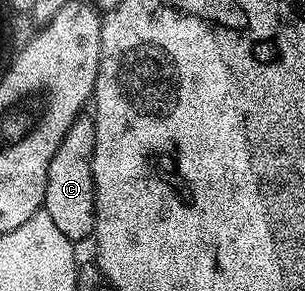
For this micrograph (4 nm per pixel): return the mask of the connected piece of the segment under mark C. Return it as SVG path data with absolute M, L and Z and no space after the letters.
M85 112L70 126L70 132L58 144L54 160L50 160L50 172L46 172L46 192L42 209L54 220L54 225L62 231L62 236L74 244L83 238L91 239L96 229L96 185L92 161L94 160L94 132L96 119Z

